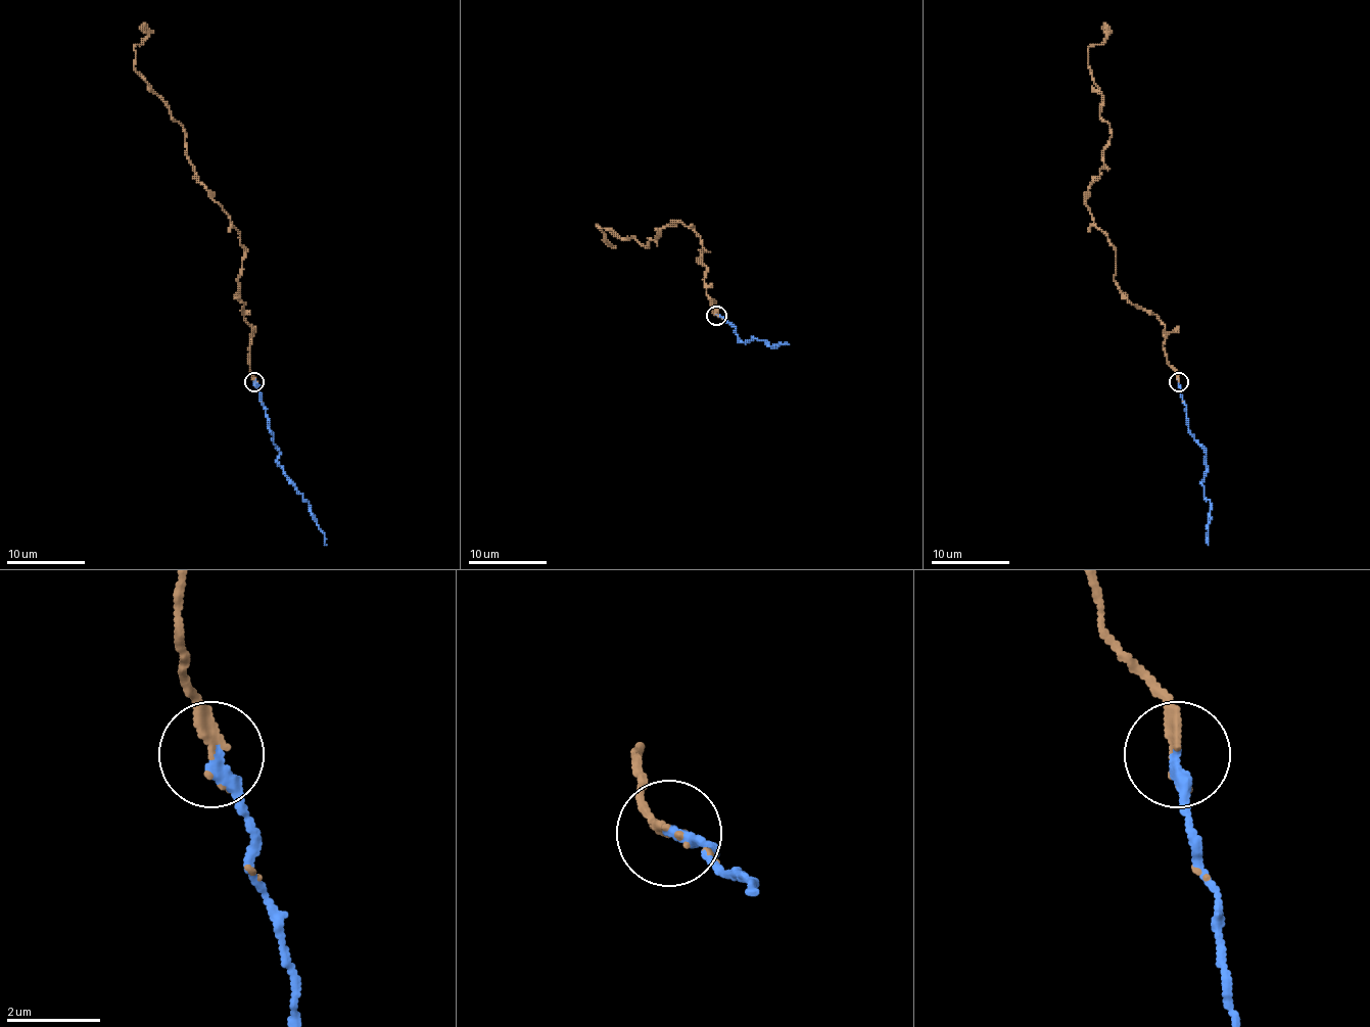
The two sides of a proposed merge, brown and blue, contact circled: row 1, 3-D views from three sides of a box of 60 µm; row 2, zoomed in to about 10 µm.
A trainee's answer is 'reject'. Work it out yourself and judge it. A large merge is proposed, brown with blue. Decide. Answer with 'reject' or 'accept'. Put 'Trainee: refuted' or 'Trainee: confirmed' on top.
Trainee: refuted
accept

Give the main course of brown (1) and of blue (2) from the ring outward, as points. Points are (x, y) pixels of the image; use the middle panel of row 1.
1: (716, 315), (706, 293), (700, 249), (706, 251), (689, 226), (666, 224), (647, 247), (596, 224), (606, 240)
2: (716, 315), (731, 325), (742, 340), (740, 342), (755, 338), (771, 346), (789, 344)

